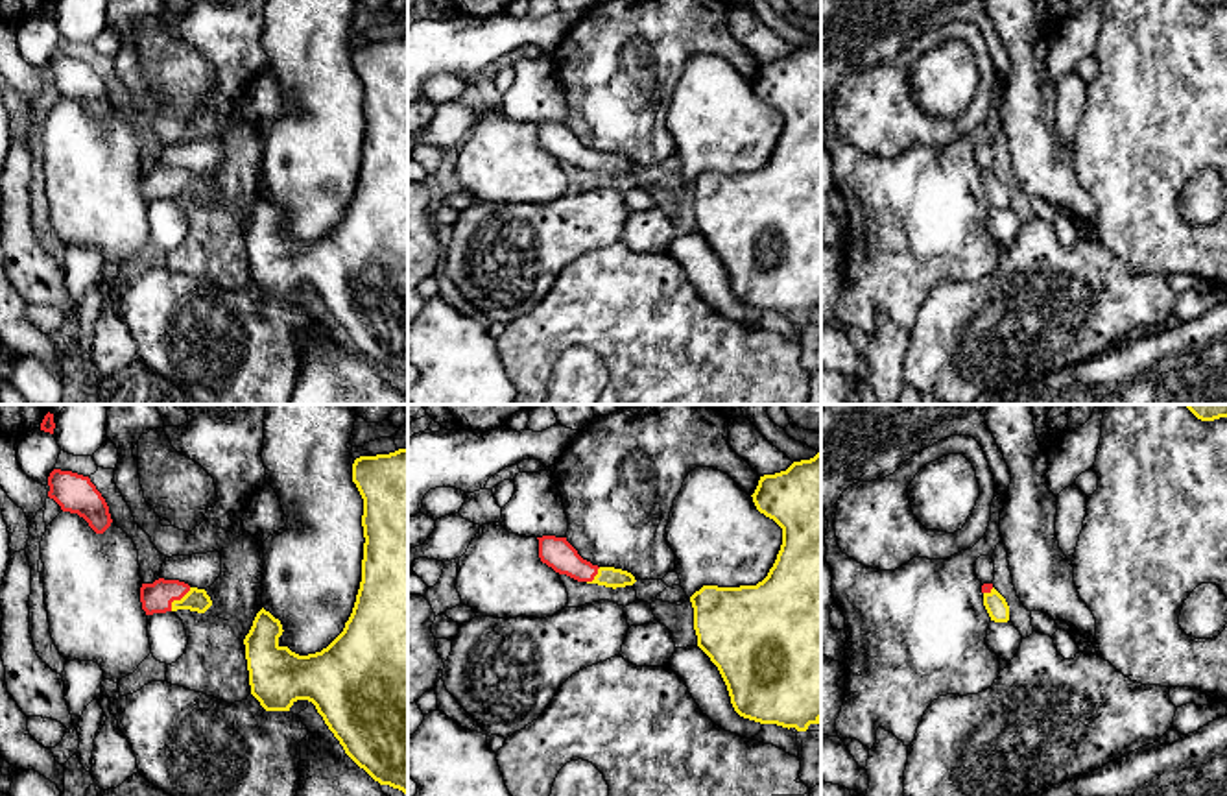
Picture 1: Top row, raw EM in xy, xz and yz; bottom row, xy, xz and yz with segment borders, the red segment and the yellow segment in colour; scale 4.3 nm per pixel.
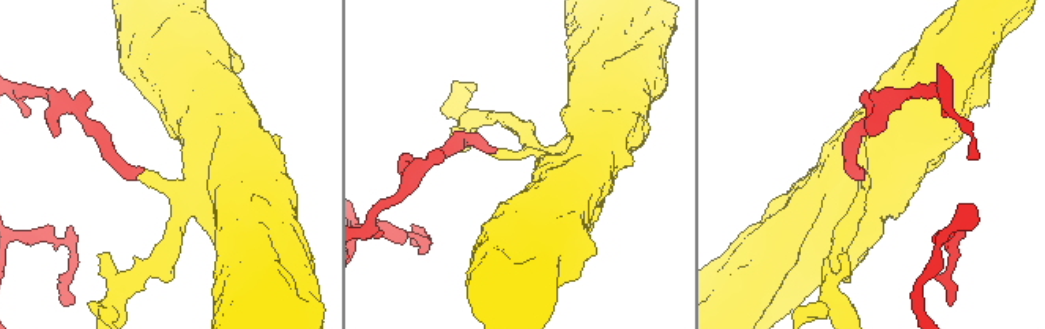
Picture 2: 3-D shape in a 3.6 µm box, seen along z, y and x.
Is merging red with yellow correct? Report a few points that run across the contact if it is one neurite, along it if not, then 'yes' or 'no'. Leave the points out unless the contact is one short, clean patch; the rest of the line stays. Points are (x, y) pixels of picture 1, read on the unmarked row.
xy (157, 183), (178, 185), (196, 185) | yes

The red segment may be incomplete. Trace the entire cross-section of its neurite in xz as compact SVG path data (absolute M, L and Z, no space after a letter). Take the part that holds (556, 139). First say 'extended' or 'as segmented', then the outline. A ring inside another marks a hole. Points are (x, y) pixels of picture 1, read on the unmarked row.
extended; M542 122L539 126L539 144L559 161L578 168L598 170L605 174L625 174L637 166L631 159L614 153L598 153L583 146L566 124Z

